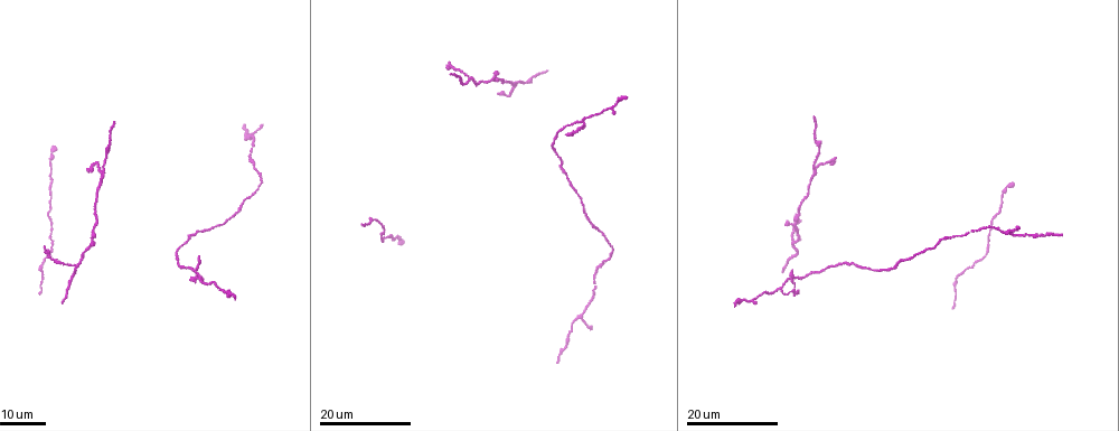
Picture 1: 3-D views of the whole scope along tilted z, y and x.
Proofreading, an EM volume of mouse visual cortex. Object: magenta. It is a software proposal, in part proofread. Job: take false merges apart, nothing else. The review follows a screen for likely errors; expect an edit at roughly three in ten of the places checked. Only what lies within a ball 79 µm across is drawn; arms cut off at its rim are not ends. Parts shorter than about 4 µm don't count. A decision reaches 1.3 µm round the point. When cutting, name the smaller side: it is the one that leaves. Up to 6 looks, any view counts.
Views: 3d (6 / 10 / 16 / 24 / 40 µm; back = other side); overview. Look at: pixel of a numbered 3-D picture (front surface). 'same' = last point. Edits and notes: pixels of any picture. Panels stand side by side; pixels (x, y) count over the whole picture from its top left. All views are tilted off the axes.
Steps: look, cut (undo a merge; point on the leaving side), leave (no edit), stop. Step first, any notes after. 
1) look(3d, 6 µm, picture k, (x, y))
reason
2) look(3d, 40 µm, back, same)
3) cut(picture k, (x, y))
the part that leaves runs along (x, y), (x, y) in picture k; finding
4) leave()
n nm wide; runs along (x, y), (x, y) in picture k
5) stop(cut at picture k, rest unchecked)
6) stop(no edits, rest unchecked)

look(3d, 24 µm, picture 1, (584, 122))
branch point

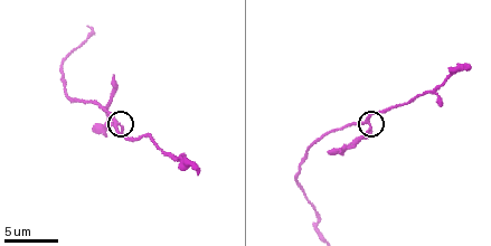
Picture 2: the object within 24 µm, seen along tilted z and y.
look(3d, 10 µm, picture 2, (117, 125))

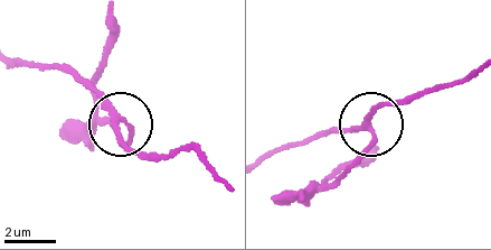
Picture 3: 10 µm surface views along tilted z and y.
leave()
side arm 10 µm; one neuron here

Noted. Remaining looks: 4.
look(3d, 24 µm, picture 1, (471, 80))
branch point

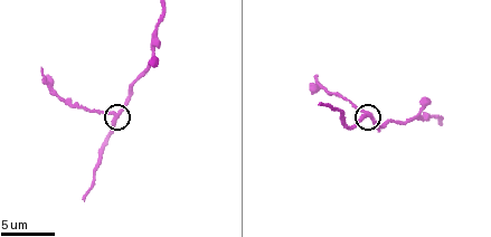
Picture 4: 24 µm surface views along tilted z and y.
look(3d, 6 µm, picture 4, (368, 115))

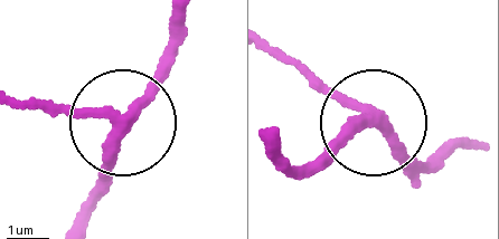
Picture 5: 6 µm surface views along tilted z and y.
leave()
260 nm wide; runs along (178, 16), (168, 69), (128, 118), (22, 104) in picture 5; one neuron here

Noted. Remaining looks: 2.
look(3d, 24 µm, picture 1, (815, 169))
three arms meet

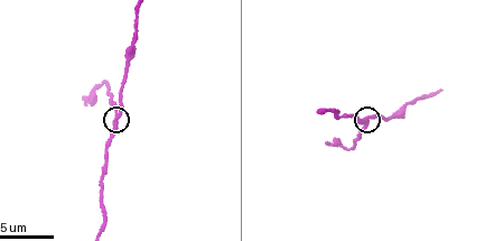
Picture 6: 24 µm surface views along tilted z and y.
look(3d, 10 µm, picture 6, (370, 118))
zoom in

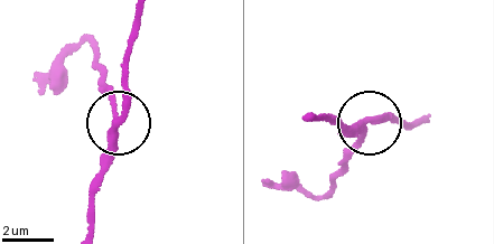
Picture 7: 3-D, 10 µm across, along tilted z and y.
leave()
all the same neuron

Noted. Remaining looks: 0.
stop(no edits, rest unchecked)

